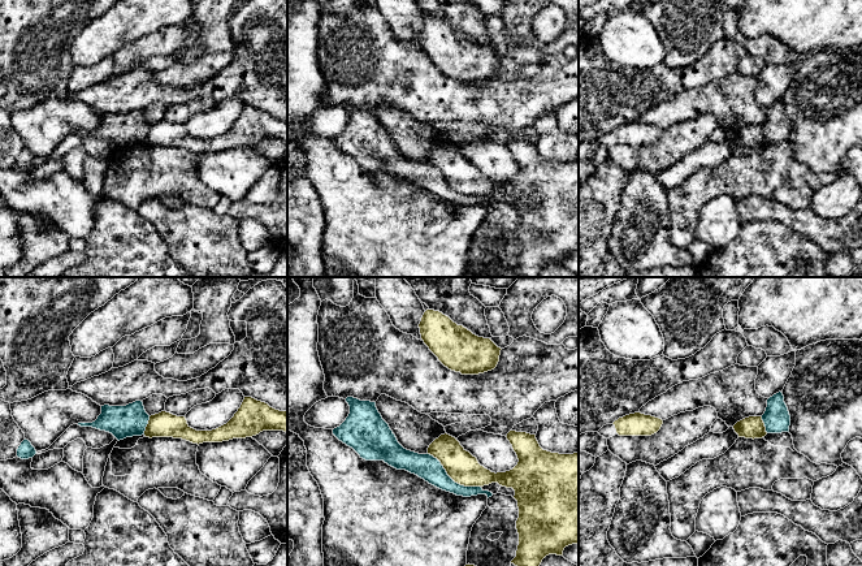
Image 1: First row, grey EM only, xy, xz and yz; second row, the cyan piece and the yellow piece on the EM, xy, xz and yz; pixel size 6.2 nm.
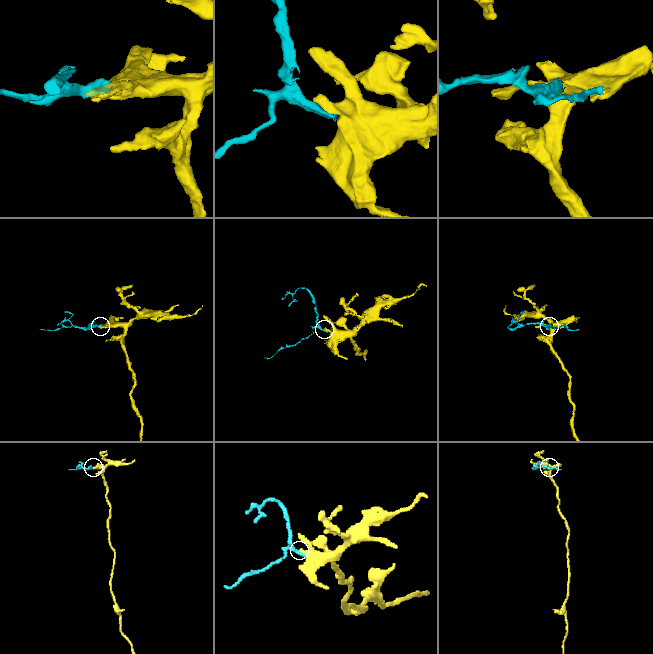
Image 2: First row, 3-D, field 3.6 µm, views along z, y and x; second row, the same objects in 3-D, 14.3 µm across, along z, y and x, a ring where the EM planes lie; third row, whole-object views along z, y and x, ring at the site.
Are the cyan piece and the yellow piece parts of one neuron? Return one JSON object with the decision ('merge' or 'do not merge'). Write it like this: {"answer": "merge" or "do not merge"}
{"answer": "do not merge"}

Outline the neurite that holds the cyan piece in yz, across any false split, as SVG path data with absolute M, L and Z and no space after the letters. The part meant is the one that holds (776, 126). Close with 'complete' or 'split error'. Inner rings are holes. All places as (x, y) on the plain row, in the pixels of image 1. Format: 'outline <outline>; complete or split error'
outline M781 100L767 108L767 116L762 124L762 129L767 142L789 141L790 124Z; complete

